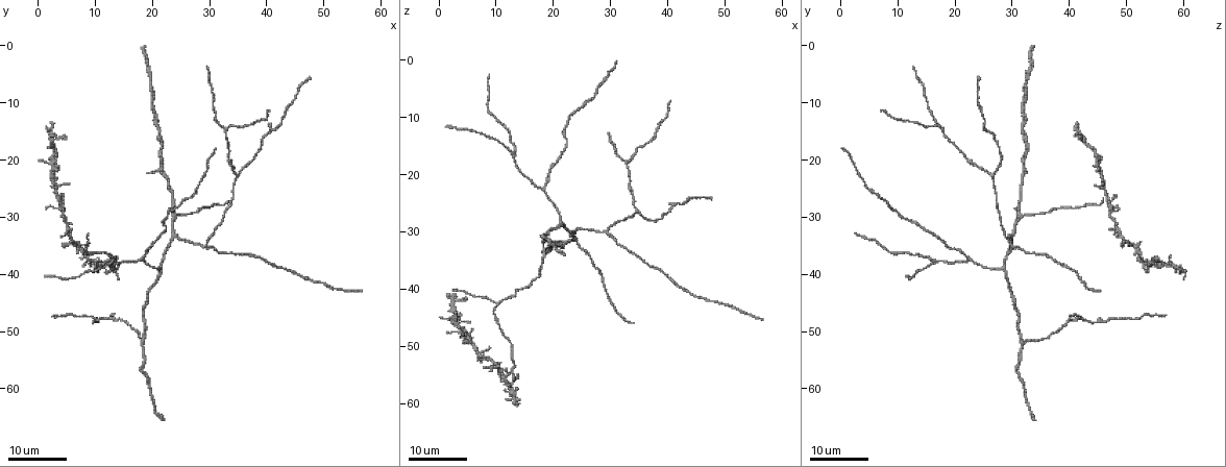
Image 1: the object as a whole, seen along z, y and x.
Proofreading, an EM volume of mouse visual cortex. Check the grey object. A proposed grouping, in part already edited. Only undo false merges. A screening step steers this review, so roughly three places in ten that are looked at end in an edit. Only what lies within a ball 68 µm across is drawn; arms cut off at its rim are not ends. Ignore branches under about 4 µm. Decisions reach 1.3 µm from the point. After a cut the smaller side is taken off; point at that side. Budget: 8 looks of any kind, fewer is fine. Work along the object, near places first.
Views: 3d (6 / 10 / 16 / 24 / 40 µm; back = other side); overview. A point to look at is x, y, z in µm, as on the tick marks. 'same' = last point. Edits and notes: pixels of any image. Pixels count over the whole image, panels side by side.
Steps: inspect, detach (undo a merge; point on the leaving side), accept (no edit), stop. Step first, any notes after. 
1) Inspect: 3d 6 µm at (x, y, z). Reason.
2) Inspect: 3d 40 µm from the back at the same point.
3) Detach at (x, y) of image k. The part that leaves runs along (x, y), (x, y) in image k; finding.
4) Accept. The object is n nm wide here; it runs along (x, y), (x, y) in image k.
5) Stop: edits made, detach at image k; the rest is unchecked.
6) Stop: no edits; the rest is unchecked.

Inspect: 3d 24 µm at (18.0, 52.0, 32.0). Side arm on a straight run.

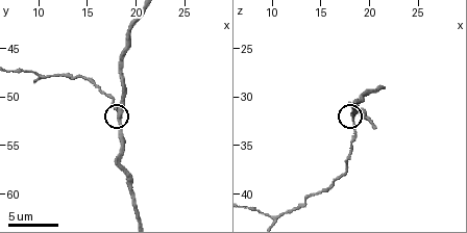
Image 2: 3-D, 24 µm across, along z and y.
Inspect: 3d 6 µm at the same point.

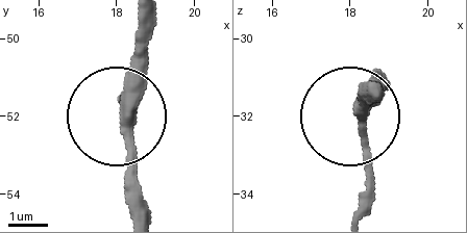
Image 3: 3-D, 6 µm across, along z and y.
Inspect: 3d 6 µm from the back at the same point.

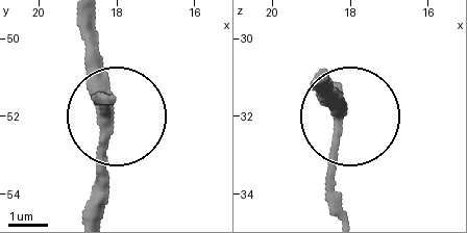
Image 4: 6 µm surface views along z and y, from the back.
Accept. The object is 290 nm wide here; one cell here.

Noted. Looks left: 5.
Inspect: 3d 16 µm at (18.0, 37.5, 22.0). Three arms meet.

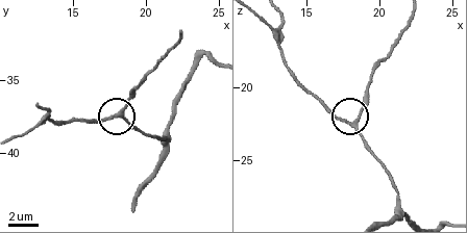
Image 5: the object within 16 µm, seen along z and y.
Inspect: 3d 6 µm at (18.2, 37.2, 22.6). Zoom in.

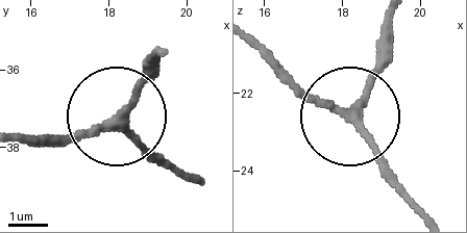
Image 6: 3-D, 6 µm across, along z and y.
Accept. The side arm is 26 µm long; 3 arms meet here; one cell here.

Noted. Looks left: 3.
Inspect: 3d 24 µm at (29.0, 35.0, 30.0).

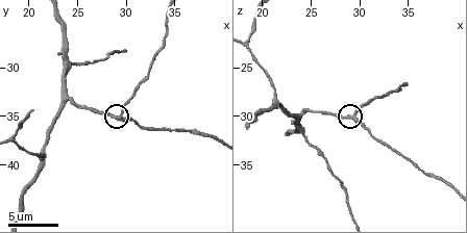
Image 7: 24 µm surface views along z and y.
Inspect: 3d 10 µm at (29.6, 35.2, 30.2).

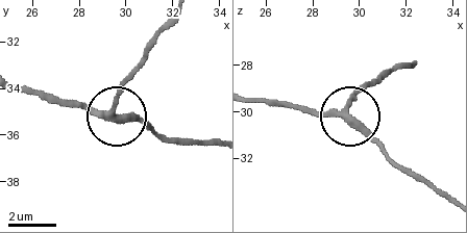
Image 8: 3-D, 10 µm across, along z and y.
Accept. The object is 270 nm wide here; continuous, no second cell.

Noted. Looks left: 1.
Inspect: 3d 10 µm at (24.0, 33.2, 30.0). Branch point.

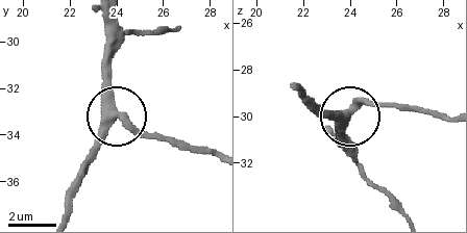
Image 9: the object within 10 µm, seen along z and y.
Accept. 3 arms meet here; it runs along (63, 213), (82, 159), (115, 112), (108, 43) in image 9; continuous, no second cell.

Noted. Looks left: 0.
Stop: no edits; the rest is unchecked.

